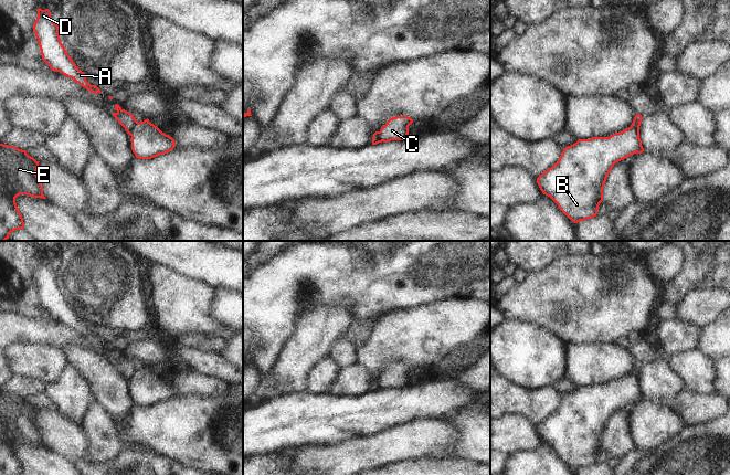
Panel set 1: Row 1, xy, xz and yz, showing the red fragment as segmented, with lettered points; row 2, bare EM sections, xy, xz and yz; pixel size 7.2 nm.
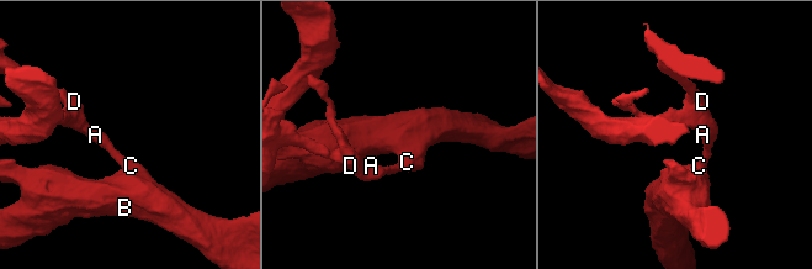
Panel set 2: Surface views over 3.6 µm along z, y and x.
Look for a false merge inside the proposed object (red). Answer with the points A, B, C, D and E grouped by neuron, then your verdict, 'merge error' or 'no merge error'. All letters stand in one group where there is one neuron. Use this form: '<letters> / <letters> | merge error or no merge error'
A D / B C E | merge error

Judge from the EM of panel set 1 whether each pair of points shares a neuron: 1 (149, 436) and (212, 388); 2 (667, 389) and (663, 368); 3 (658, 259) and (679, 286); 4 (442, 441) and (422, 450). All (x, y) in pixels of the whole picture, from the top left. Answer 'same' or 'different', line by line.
1: different
2: same
3: different
4: same

